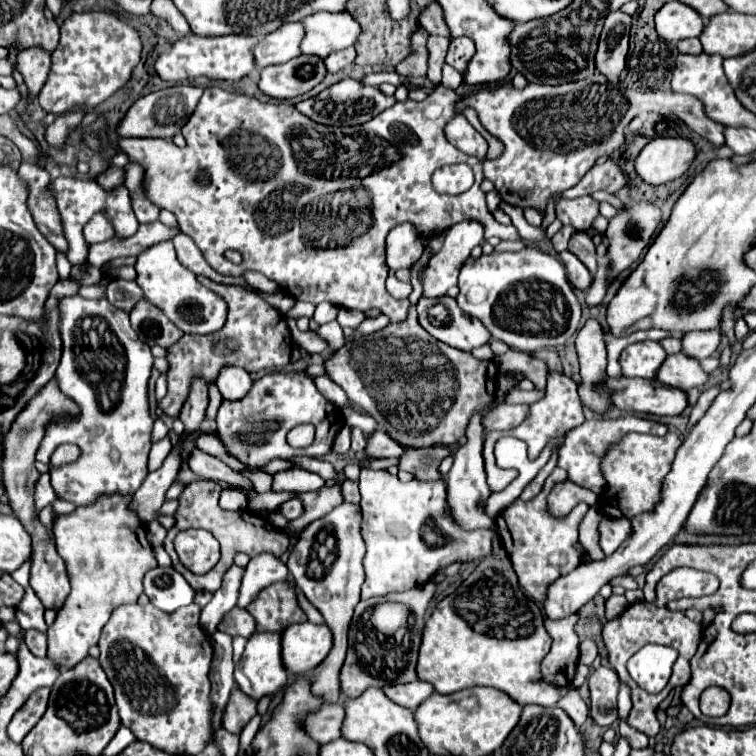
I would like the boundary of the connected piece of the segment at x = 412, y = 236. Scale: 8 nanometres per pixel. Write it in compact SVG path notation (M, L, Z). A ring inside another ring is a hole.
M396 226L386 240L386 262L392 270L410 270L424 252L422 238L418 238L414 226Z

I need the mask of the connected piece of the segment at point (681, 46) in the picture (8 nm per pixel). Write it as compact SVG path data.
M698 38L680 40L676 46L678 46L678 52L682 52L682 54L700 54L702 52L702 44Z

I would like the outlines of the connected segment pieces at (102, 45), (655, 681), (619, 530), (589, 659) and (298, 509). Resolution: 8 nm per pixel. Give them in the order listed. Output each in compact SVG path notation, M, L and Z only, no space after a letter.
M82 12L82 14L70 16L60 26L60 44L58 44L58 50L52 54L52 66L50 66L48 80L38 96L40 106L48 114L56 114L56 116L66 114L80 106L90 106L90 108L100 106L110 94L120 90L130 80L132 68L140 62L140 52L142 52L142 42L140 42L138 32L134 28L130 28L128 24L124 24L122 20L118 20L114 14Z
M648 644L628 660L628 672L646 692L660 692L669 681L676 658L674 648Z
M604 516L598 530L600 530L600 546L602 546L604 554L610 556L632 534L632 524L626 518Z
M584 640L584 642L580 644L580 664L590 666L590 664L596 660L596 656L598 656L596 644L594 644L592 640Z
M292 498L292 500L288 500L288 502L282 504L282 512L286 514L286 518L296 520L296 518L300 518L304 514L304 504L302 504L302 500Z

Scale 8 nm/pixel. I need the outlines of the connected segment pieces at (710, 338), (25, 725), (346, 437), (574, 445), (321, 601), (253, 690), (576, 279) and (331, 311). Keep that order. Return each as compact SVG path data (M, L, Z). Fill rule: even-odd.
M708 330L708 332L686 332L682 338L682 352L690 358L696 360L704 360L708 356L712 356L720 344L722 334L716 330Z
M38 688L26 702L24 706L14 714L12 722L8 724L8 736L12 738L12 742L20 744L22 738L36 726L36 722L42 718L42 714L46 712L46 704L48 704L48 688Z
M344 426L340 432L338 432L338 438L334 442L334 452L338 454L346 454L350 450L350 426Z
M632 414L626 416L618 416L618 418L598 418L598 420L586 420L582 426L576 426L574 430L566 432L566 440L558 452L558 466L564 468L570 476L572 482L576 482L578 486L584 486L588 490L592 490L594 494L602 494L606 480L602 478L602 458L606 456L606 450L612 444L618 444L622 440L622 436L630 434L630 432L640 432L640 434L654 434L654 436L664 436L668 432L668 426L654 422L654 420L646 420L646 418L638 418Z
M344 502L342 506L334 508L324 518L314 520L300 532L298 542L294 544L288 564L286 564L296 586L304 590L304 596L320 610L320 614L326 620L326 626L332 630L334 644L328 658L324 658L322 664L318 664L308 674L312 682L312 688L310 688L312 694L326 704L336 704L340 698L338 674L346 656L348 624L350 624L356 604L360 602L360 586L364 582L362 558L364 558L366 548L360 534L360 524L362 524L360 506Z
M254 634L246 644L240 662L236 664L234 678L240 690L256 702L260 702L264 696L274 696L280 690L284 690L286 670L282 666L282 656L280 656L280 634Z
M568 250L566 252L560 252L560 260L564 262L564 266L566 266L566 278L568 278L568 282L570 282L570 286L574 288L574 290L582 290L582 292L586 292L590 286L592 286L592 274L588 272L588 268L574 256L574 254L570 254Z
M322 302L322 304L316 306L314 320L316 320L318 324L326 324L326 322L332 322L332 320L336 318L336 314L338 314L338 308L336 308L334 304L330 304L330 302Z

